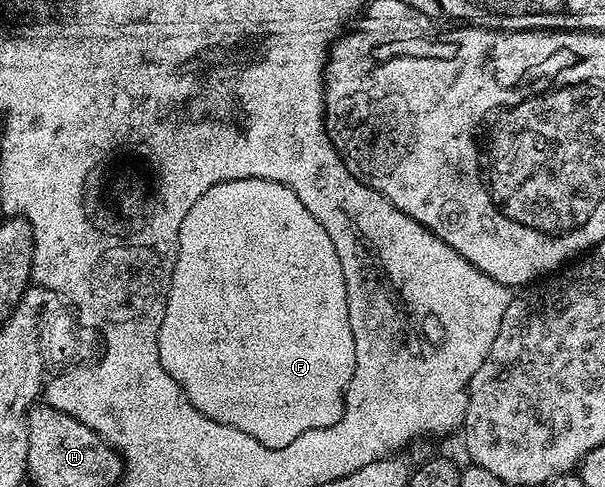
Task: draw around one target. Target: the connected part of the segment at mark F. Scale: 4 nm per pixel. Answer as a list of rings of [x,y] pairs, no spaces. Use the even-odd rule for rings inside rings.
[[[241,178],[209,186],[209,190],[189,206],[189,214],[185,214],[185,222],[181,222],[177,266],[170,269],[170,273],[171,288],[159,331],[161,366],[165,366],[169,378],[181,386],[198,412],[205,414],[205,418],[213,418],[213,422],[233,426],[233,430],[241,430],[241,434],[249,434],[249,438],[257,438],[259,444],[270,448],[284,448],[309,430],[321,430],[341,422],[343,401],[357,366],[355,339],[349,326],[345,270],[341,270],[341,258],[337,258],[333,238],[329,238],[325,226],[305,210],[305,202],[301,202],[289,186],[265,178]]]

